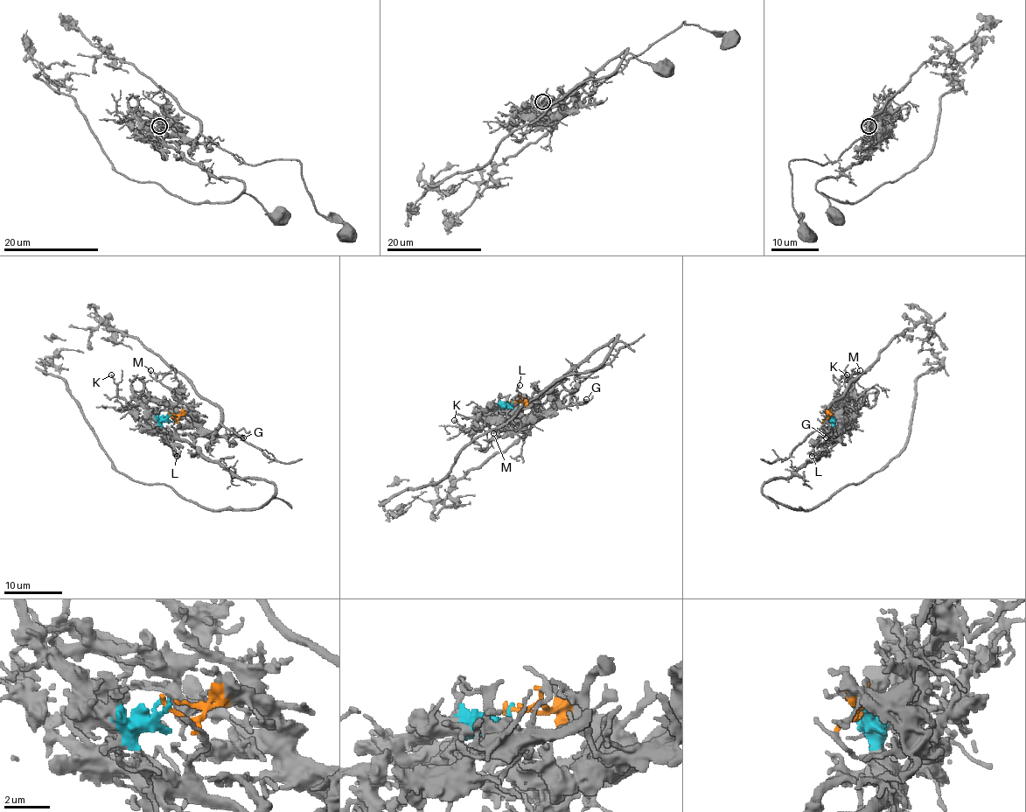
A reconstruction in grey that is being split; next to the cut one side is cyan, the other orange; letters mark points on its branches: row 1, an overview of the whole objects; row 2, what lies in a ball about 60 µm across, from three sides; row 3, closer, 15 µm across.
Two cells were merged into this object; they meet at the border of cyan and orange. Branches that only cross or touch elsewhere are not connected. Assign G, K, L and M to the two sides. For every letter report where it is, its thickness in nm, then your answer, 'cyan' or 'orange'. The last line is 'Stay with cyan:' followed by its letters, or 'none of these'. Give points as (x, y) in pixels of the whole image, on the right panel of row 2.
G: at (826, 437); 440 nm thick; orange
K: at (847, 374); 140 nm thick; cyan
L: at (812, 456); 160 nm thick; cyan
M: at (860, 370); 170 nm thick; orange
Stay with cyan: K, L

